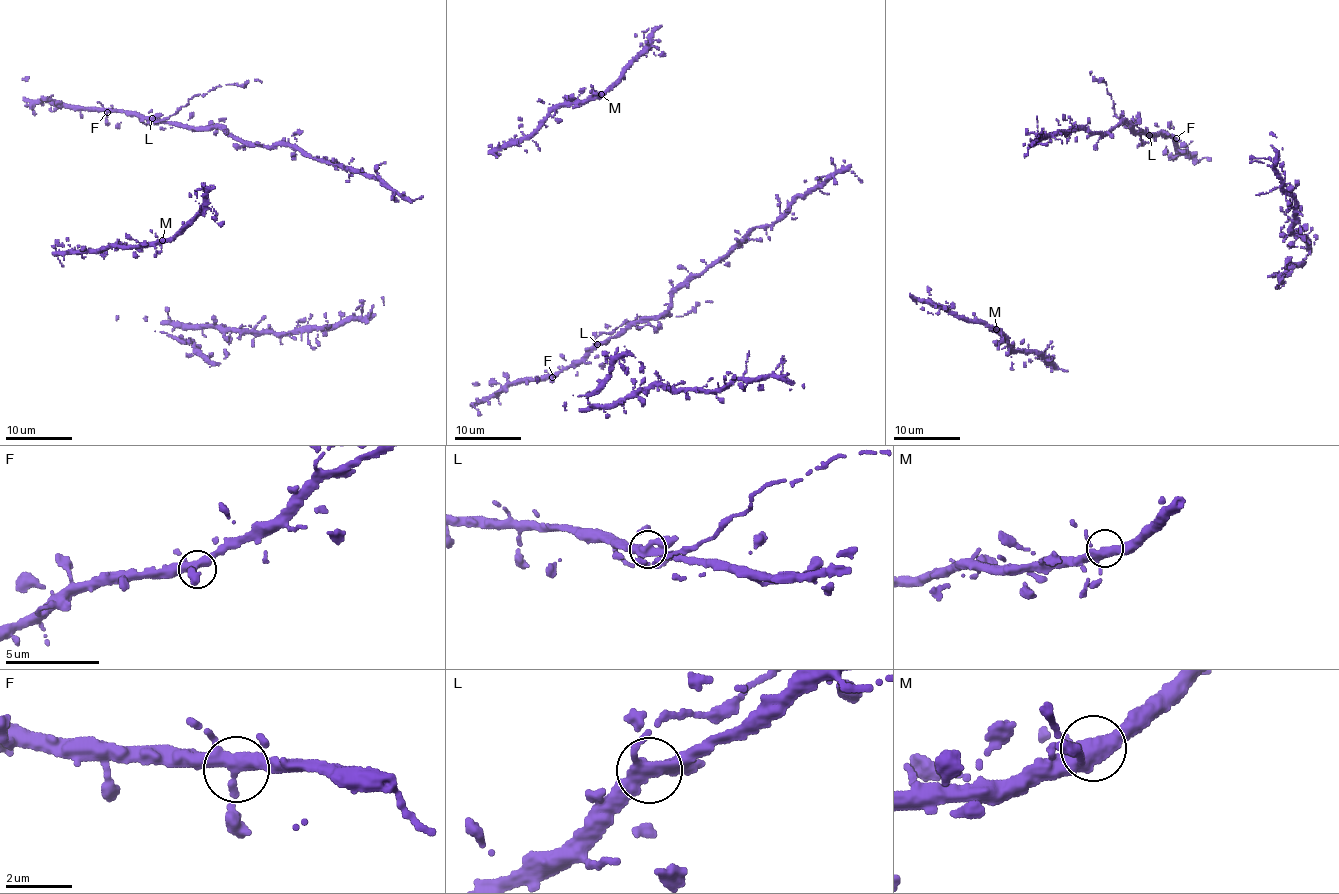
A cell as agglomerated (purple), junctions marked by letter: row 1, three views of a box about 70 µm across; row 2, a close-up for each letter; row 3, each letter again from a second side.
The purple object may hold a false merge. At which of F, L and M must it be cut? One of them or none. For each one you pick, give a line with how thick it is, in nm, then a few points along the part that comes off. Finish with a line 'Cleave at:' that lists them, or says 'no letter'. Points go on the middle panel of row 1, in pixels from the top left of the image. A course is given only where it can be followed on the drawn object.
L: Thickness 400 nm. Course of the part to remove: (597, 344), (596, 337), (603, 333), (611, 332), (639, 316), (683, 316), (699, 303), (712, 301)
Cleave at: L

